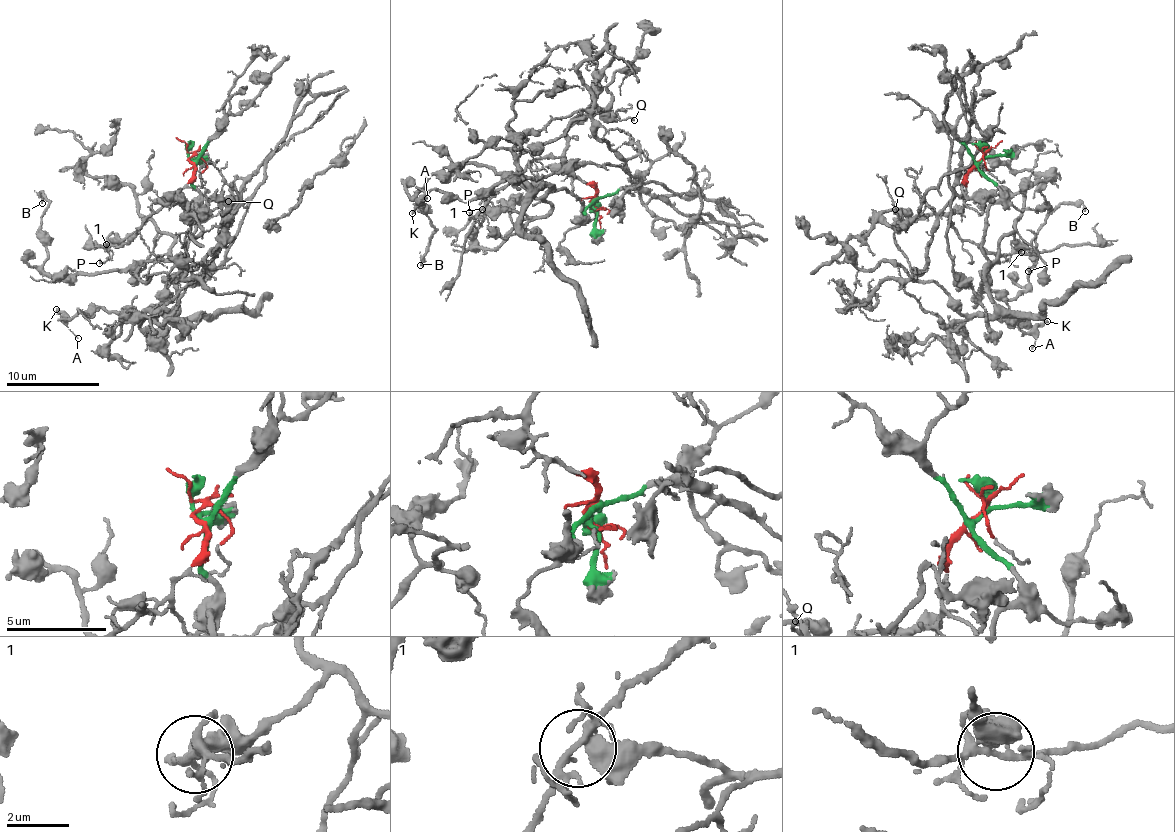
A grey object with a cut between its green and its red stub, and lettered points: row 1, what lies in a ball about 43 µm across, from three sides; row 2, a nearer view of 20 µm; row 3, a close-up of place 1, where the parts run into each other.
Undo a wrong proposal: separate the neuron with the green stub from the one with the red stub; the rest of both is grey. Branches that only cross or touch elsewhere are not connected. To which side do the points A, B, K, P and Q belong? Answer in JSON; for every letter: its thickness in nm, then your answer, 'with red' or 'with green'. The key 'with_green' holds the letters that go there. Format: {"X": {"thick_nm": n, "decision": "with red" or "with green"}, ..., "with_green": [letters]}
{"A": {"thick_nm": 80, "decision": "with green"}, "B": {"thick_nm": 160, "decision": "with green"}, "K": {"thick_nm": 220, "decision": "with green"}, "P": {"thick_nm": 180, "decision": "with red"}, "Q": {"thick_nm": 140, "decision": "with green"}, "with_green": ["A", "B", "K", "Q"]}

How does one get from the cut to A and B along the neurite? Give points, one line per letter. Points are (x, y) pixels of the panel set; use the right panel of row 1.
A: (982, 160), (979, 171), (999, 191), (983, 241), (993, 307), (987, 315), (1021, 318), (1031, 349)
B: (982, 160), (999, 198), (987, 293), (1014, 298), (1045, 216), (1085, 210)

